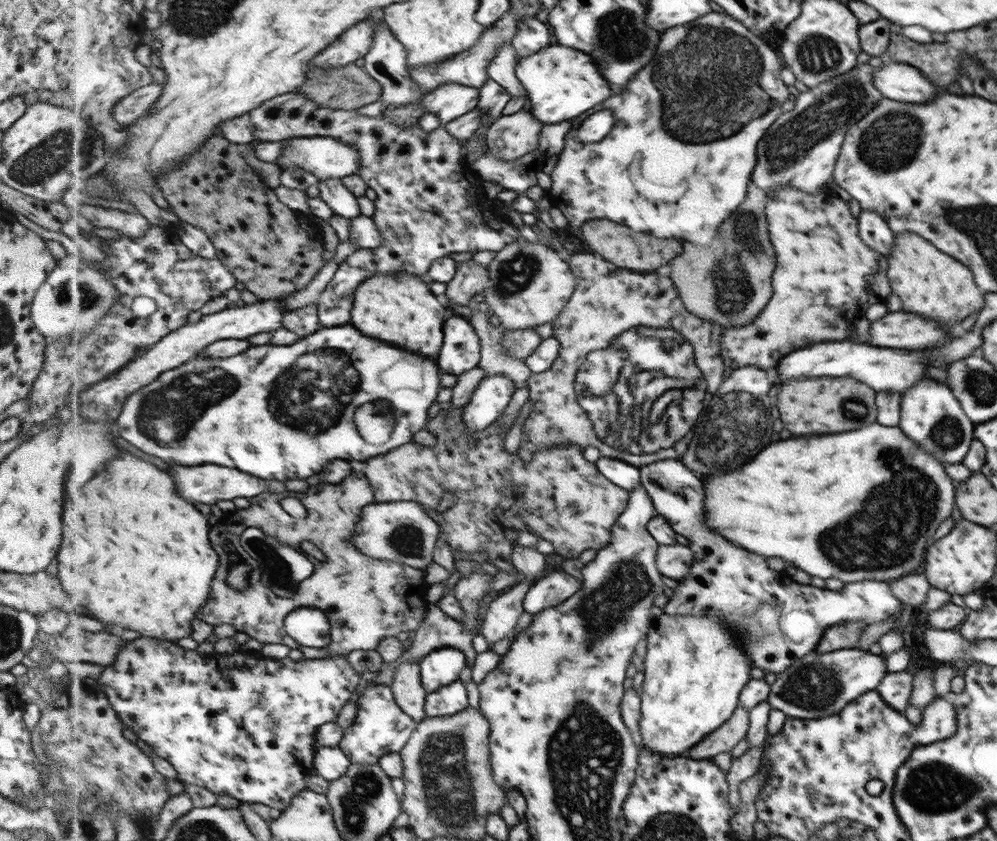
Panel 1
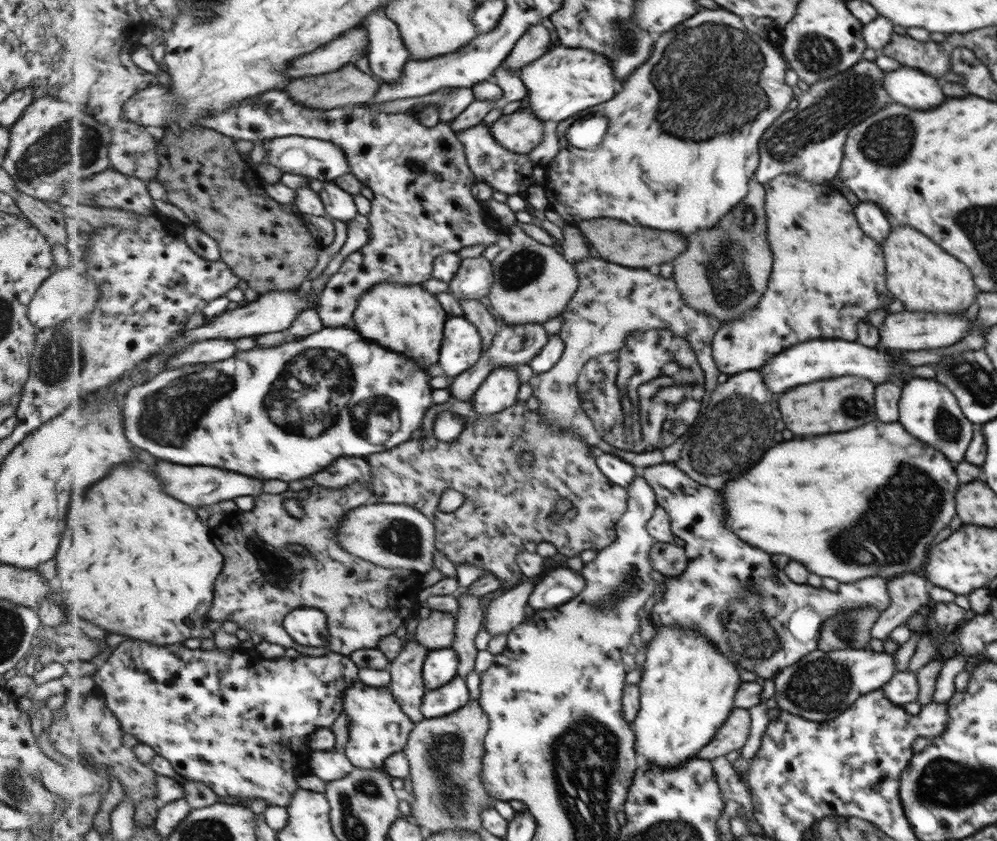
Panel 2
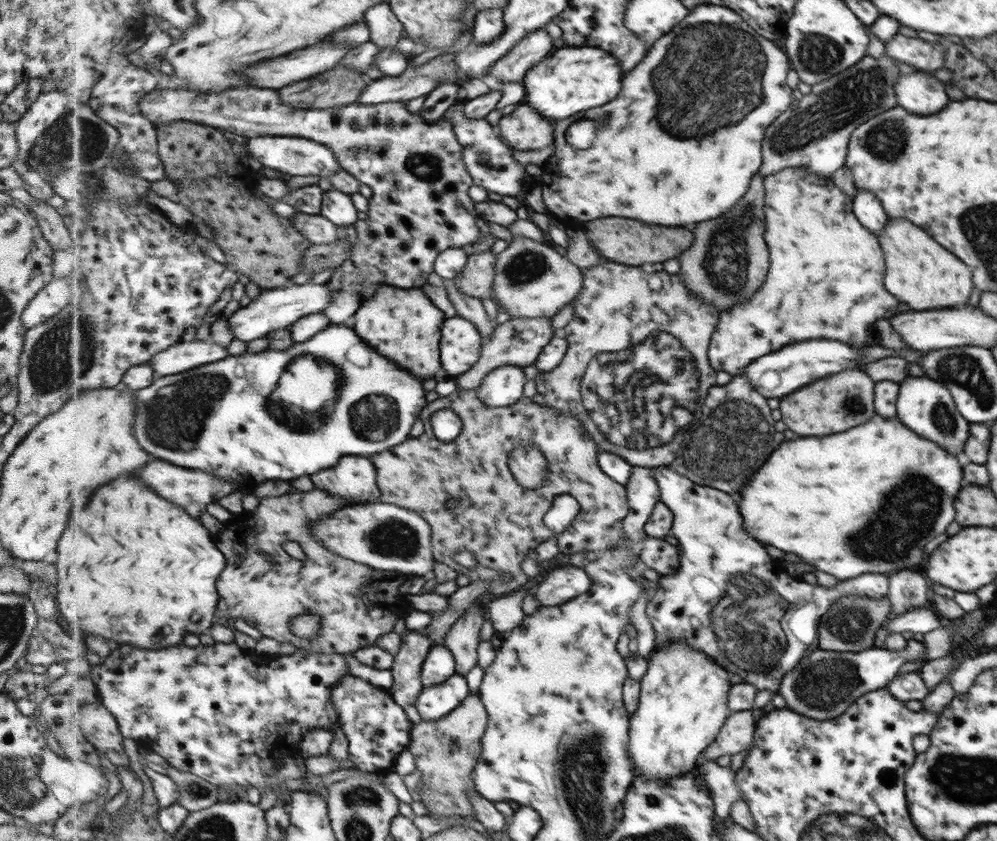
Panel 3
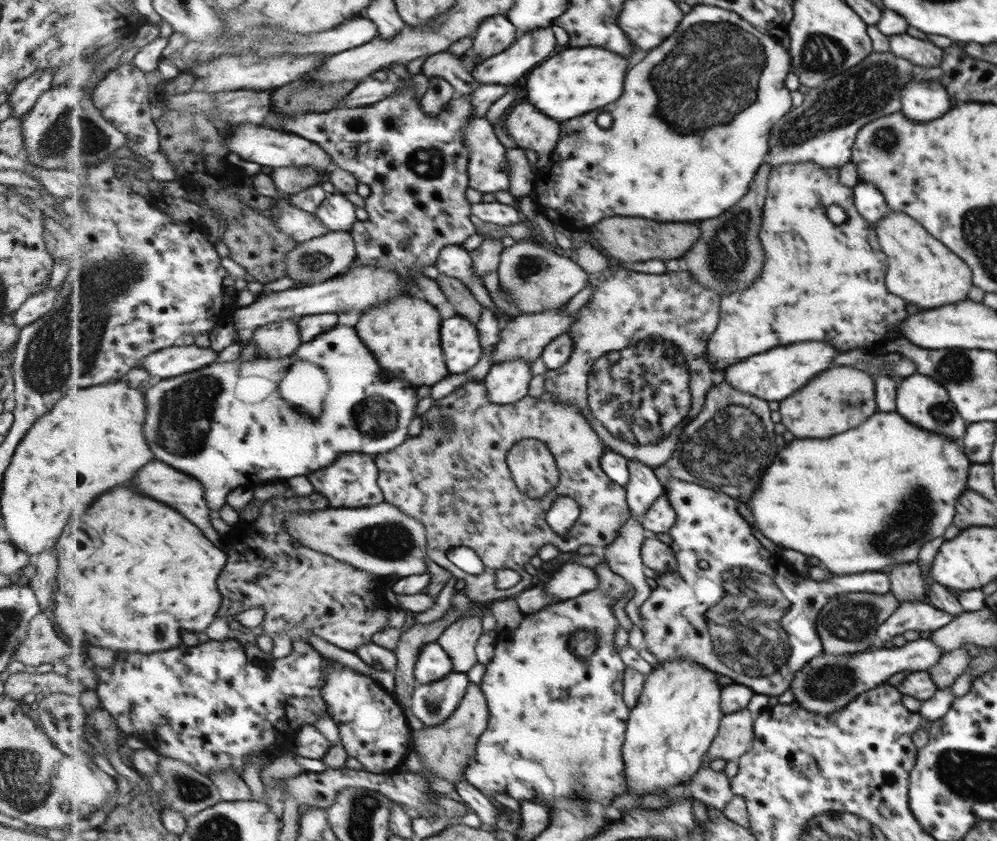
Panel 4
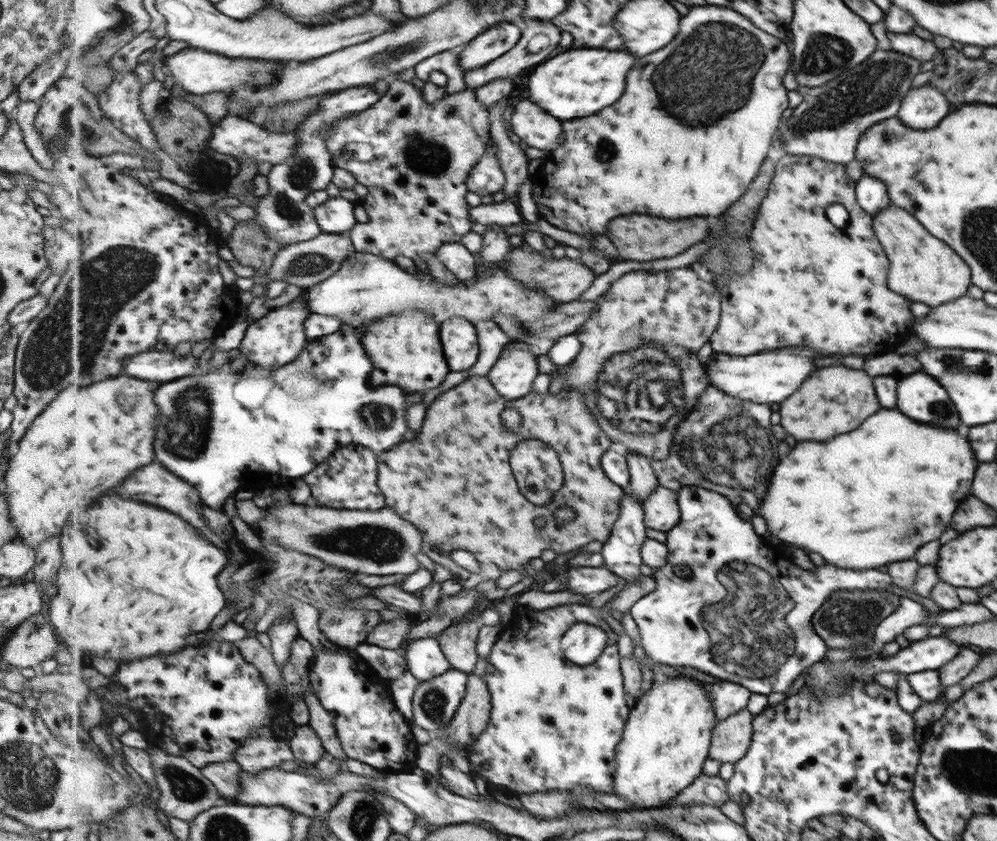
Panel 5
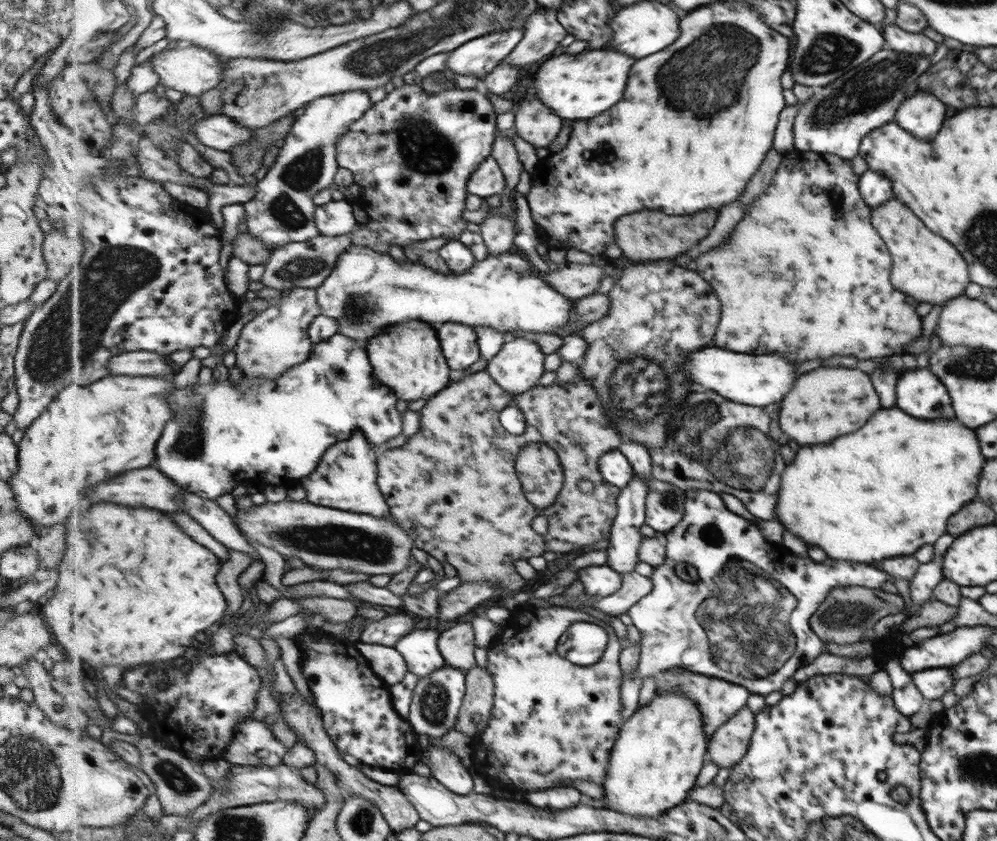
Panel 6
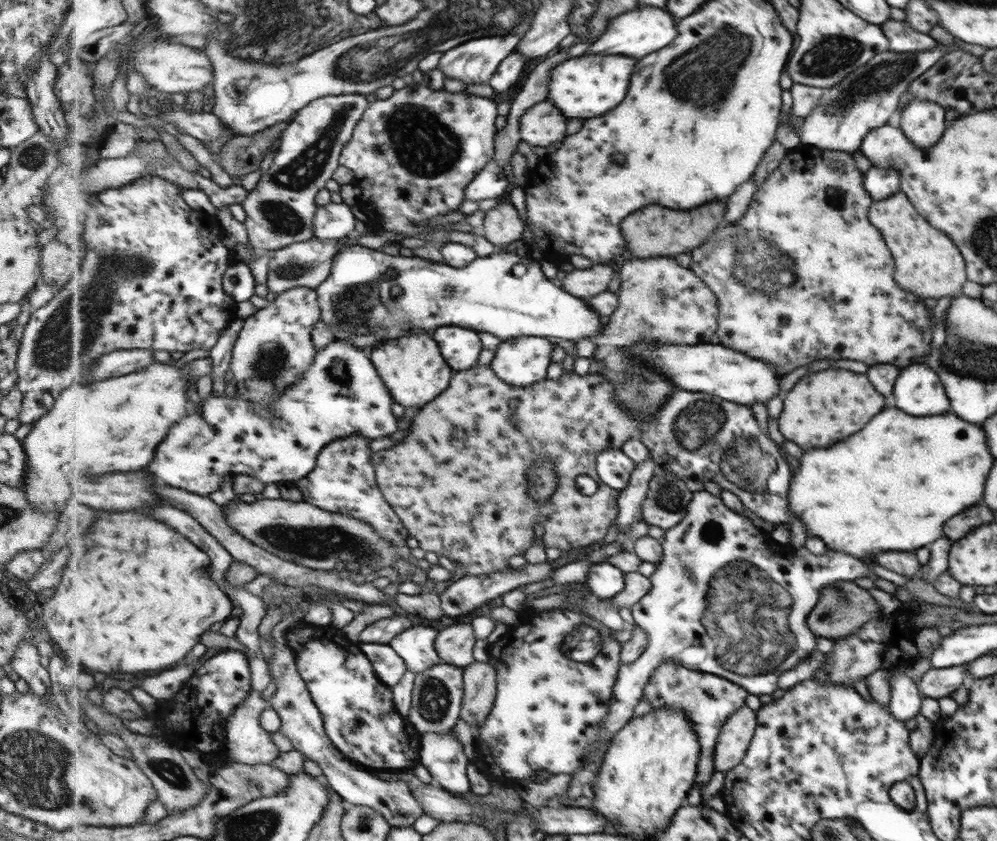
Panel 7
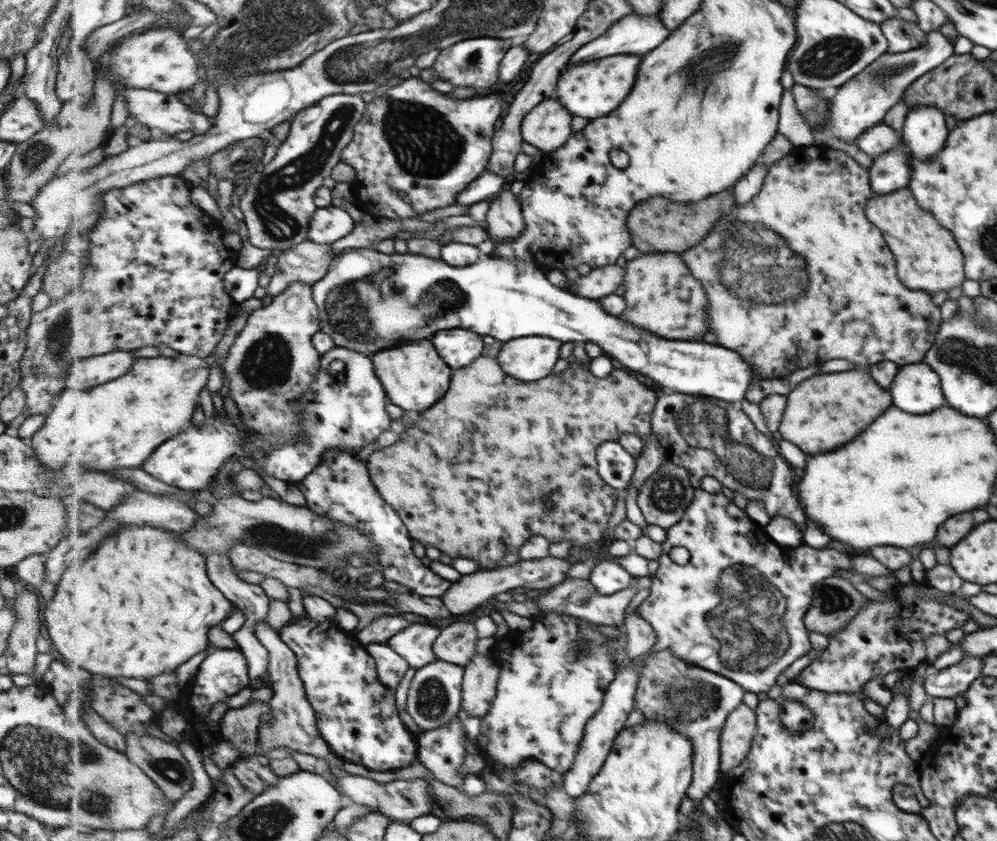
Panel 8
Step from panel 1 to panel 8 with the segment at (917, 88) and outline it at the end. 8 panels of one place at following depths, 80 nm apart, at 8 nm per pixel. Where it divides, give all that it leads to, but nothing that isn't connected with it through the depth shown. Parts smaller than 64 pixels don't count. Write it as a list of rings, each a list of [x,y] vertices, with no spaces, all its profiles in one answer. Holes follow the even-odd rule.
[[[931,106],[909,108],[899,133],[910,154],[922,160],[935,157],[948,137],[942,111]]]

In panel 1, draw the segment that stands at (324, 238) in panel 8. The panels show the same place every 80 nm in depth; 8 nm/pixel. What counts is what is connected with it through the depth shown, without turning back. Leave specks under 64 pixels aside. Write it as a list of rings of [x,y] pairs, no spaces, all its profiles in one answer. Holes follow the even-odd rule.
[[[329,179],[319,182],[320,197],[333,209],[335,215],[343,218],[357,218],[361,215],[357,195],[353,194],[342,179]]]

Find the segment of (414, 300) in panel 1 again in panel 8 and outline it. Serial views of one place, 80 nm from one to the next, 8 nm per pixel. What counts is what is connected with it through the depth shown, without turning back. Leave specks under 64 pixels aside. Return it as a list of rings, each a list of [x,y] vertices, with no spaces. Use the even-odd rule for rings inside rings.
[[[431,338],[411,340],[407,346],[383,350],[372,359],[390,402],[403,411],[416,410],[423,413],[441,401],[450,389],[454,370],[439,355]]]

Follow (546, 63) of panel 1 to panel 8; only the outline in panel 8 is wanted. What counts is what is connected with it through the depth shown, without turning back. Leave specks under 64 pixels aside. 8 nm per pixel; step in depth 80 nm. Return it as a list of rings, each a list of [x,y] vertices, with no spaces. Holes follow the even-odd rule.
[[[611,56],[611,58],[601,58],[589,64],[577,64],[563,72],[559,80],[559,100],[571,108],[575,116],[587,116],[587,118],[601,118],[607,116],[609,112],[617,110],[623,100],[631,94],[635,80],[637,80],[637,70],[641,64],[641,56]]]

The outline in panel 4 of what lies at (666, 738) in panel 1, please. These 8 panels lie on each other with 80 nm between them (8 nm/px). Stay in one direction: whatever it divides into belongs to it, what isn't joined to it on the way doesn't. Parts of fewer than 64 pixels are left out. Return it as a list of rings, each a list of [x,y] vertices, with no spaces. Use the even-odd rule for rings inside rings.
[[[689,658],[659,660],[659,667],[647,675],[642,696],[635,709],[630,713],[630,721],[623,745],[626,756],[626,781],[629,790],[636,794],[656,795],[673,786],[689,783],[705,766],[711,745],[718,736],[723,718],[723,690],[726,686],[719,684],[719,675],[710,667]]]

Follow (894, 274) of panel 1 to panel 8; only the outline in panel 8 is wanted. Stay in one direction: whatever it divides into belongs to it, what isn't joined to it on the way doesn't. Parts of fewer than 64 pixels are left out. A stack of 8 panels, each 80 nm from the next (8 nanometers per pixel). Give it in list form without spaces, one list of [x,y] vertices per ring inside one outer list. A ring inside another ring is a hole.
[[[906,186],[887,194],[872,194],[871,206],[867,206],[867,218],[875,222],[875,227],[879,226],[879,231],[887,234],[886,246],[895,250],[894,261],[899,262],[899,278],[903,278],[911,290],[933,295],[961,284],[964,260],[957,244],[953,242],[953,236],[933,215],[918,206]]]

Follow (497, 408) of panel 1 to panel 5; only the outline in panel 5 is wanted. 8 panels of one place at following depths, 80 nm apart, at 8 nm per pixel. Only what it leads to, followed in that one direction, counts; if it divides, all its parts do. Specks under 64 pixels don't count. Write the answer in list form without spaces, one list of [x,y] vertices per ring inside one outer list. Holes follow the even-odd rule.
[[[513,343],[501,354],[488,377],[506,399],[526,397],[540,373],[538,357],[529,344]]]

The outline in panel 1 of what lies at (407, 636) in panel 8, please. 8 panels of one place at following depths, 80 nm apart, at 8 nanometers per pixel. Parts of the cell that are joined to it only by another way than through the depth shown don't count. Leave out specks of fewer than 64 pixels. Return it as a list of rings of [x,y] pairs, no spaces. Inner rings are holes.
[[[444,646],[424,656],[422,666],[422,683],[428,694],[453,684],[460,678],[466,667],[465,654],[461,649]]]

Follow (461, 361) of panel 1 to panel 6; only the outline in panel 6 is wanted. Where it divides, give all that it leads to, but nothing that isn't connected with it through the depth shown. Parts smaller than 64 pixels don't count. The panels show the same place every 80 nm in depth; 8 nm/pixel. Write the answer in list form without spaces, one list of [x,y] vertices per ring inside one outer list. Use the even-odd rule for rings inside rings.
[[[445,322],[438,329],[443,353],[454,373],[467,370],[481,359],[478,331],[461,322]]]

